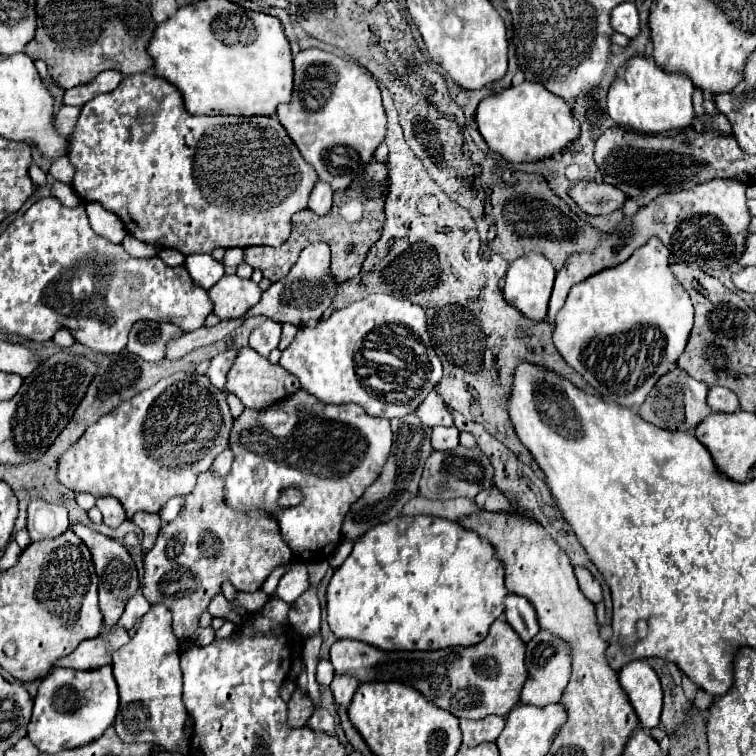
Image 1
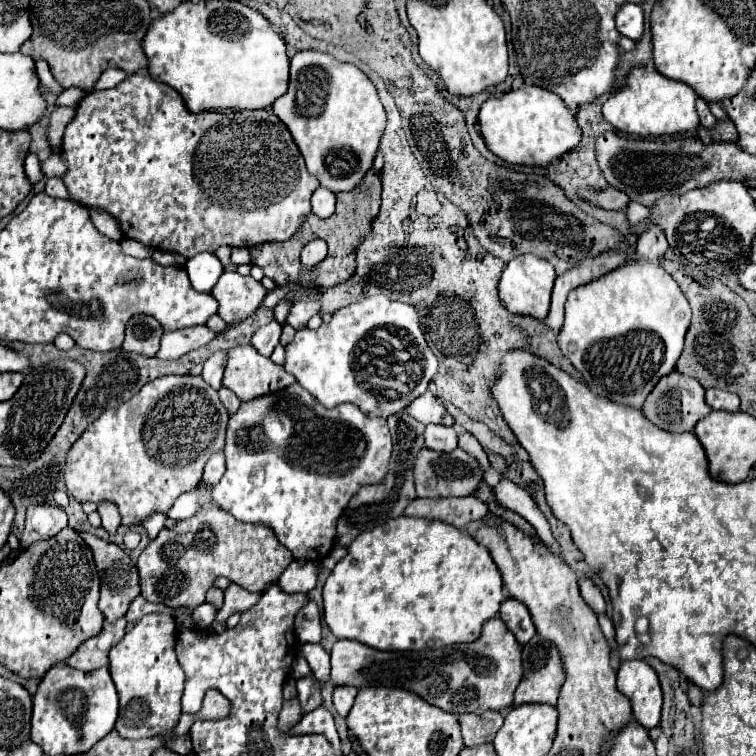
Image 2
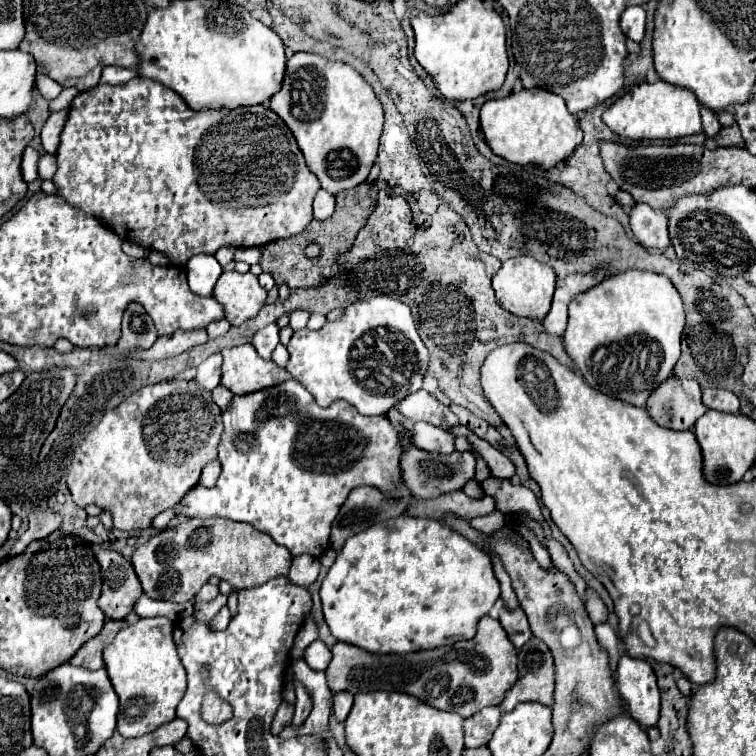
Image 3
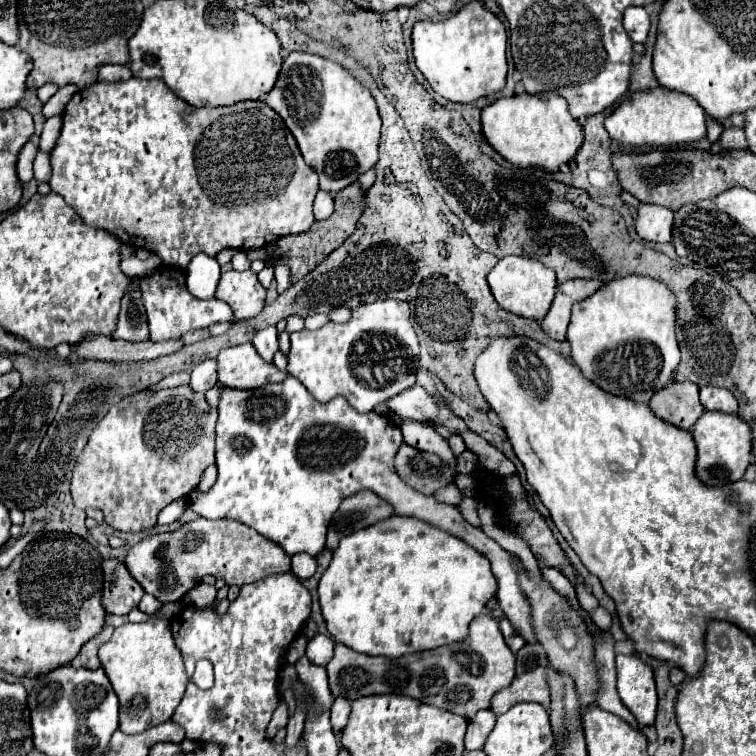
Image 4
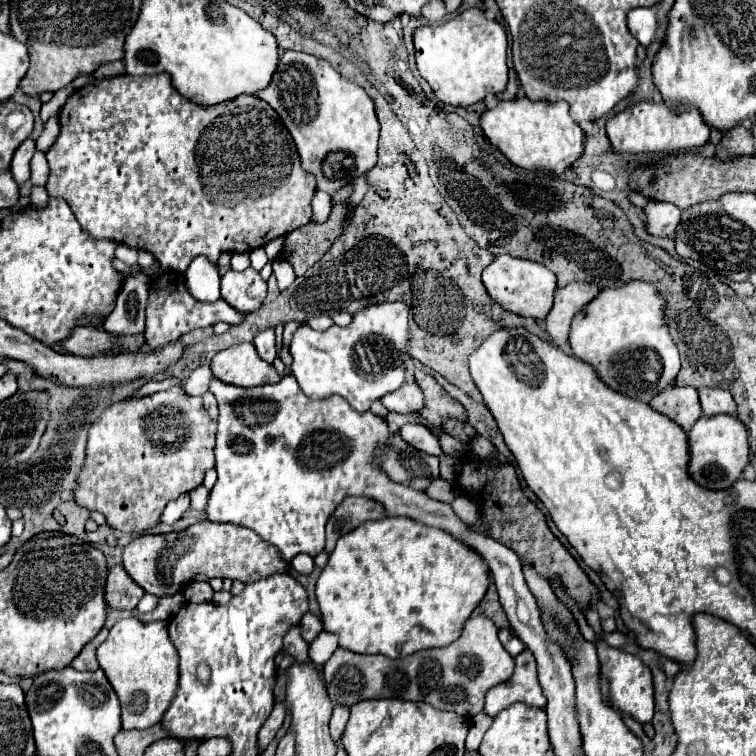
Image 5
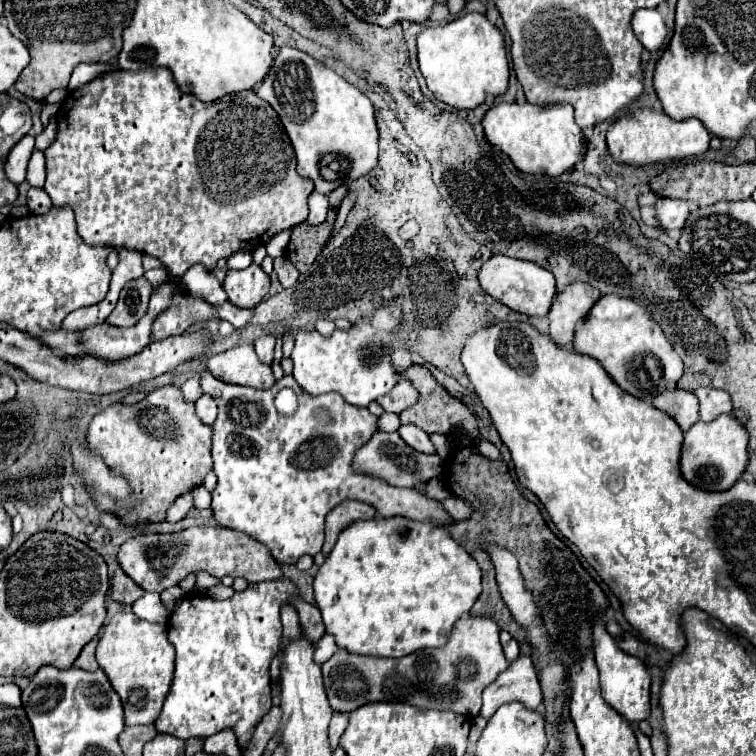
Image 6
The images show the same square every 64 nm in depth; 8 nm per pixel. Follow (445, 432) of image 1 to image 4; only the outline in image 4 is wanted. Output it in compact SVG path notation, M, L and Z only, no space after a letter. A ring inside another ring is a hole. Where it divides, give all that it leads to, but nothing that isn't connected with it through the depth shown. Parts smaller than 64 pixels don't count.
M404 420L402 426L400 426L402 434L404 434L404 442L408 446L414 446L422 452L432 452L432 454L438 454L442 460L450 462L452 464L452 458L454 454L450 452L450 446L448 446L448 440L444 436L440 436L432 426L426 426L422 422L410 422L410 420Z

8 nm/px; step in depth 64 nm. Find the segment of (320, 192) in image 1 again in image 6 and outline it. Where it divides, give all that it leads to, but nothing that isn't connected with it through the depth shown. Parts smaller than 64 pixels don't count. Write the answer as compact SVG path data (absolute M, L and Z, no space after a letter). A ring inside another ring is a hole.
M312 192L310 194L310 214L308 214L308 224L322 224L326 220L326 214L328 214L328 196L320 194L320 192Z

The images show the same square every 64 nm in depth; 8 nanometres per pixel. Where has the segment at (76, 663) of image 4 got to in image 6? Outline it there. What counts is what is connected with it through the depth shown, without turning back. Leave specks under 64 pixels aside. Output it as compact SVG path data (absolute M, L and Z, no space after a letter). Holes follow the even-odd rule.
M96 636L94 640L90 640L90 642L88 642L88 644L82 648L82 652L80 652L80 656L76 658L74 666L82 668L82 670L88 670L88 672L92 672L92 670L98 670L98 662L96 662L96 658L94 658L96 644L98 644L98 636Z

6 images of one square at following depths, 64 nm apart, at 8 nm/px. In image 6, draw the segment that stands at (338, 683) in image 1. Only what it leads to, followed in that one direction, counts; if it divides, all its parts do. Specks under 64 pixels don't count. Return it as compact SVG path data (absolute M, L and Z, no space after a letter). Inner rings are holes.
M344 714L332 716L332 722L330 722L330 744L332 744L332 748L338 746L338 740L344 734L346 726L348 726L348 716L344 716Z

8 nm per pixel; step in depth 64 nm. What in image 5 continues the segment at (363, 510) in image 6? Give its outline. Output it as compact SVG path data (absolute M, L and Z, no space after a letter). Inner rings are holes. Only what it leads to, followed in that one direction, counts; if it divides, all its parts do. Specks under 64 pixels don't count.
M348 496L338 508L336 512L330 516L328 524L326 524L326 552L332 552L338 538L352 532L354 528L358 528L360 524L368 522L368 520L380 520L386 516L386 510L380 502L372 500L372 498L354 498Z

